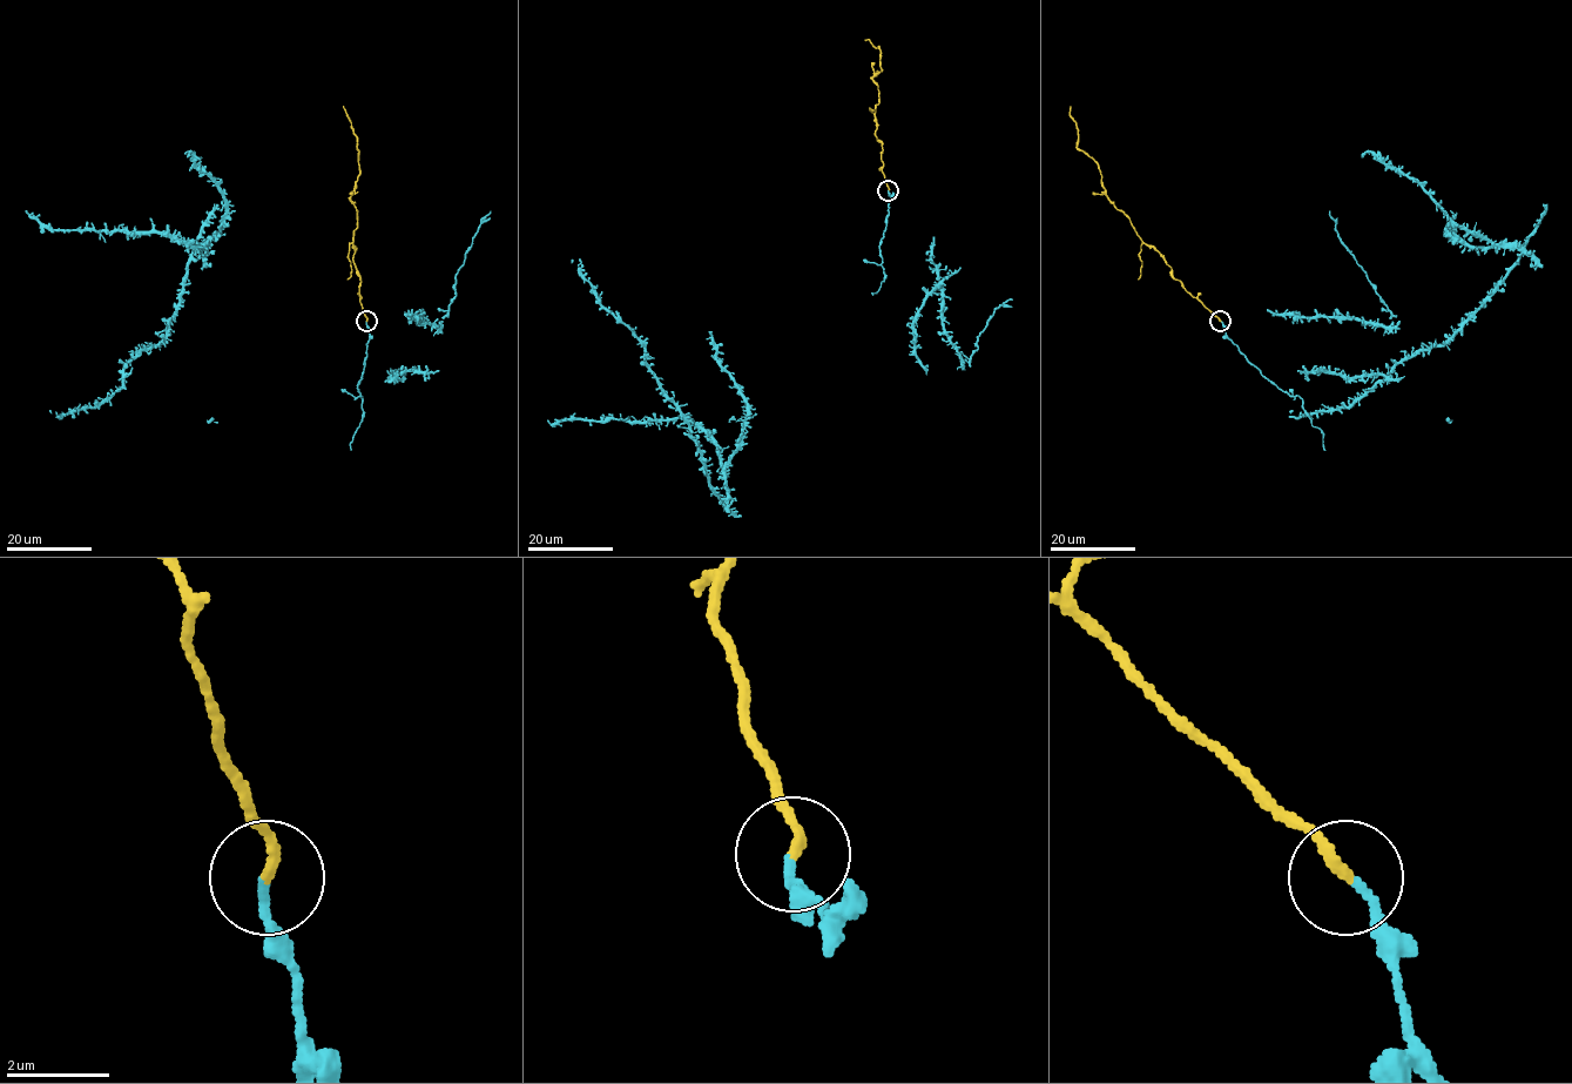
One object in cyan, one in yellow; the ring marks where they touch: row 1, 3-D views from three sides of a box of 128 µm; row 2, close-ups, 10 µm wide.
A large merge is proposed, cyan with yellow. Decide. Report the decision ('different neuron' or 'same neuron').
different neuron

